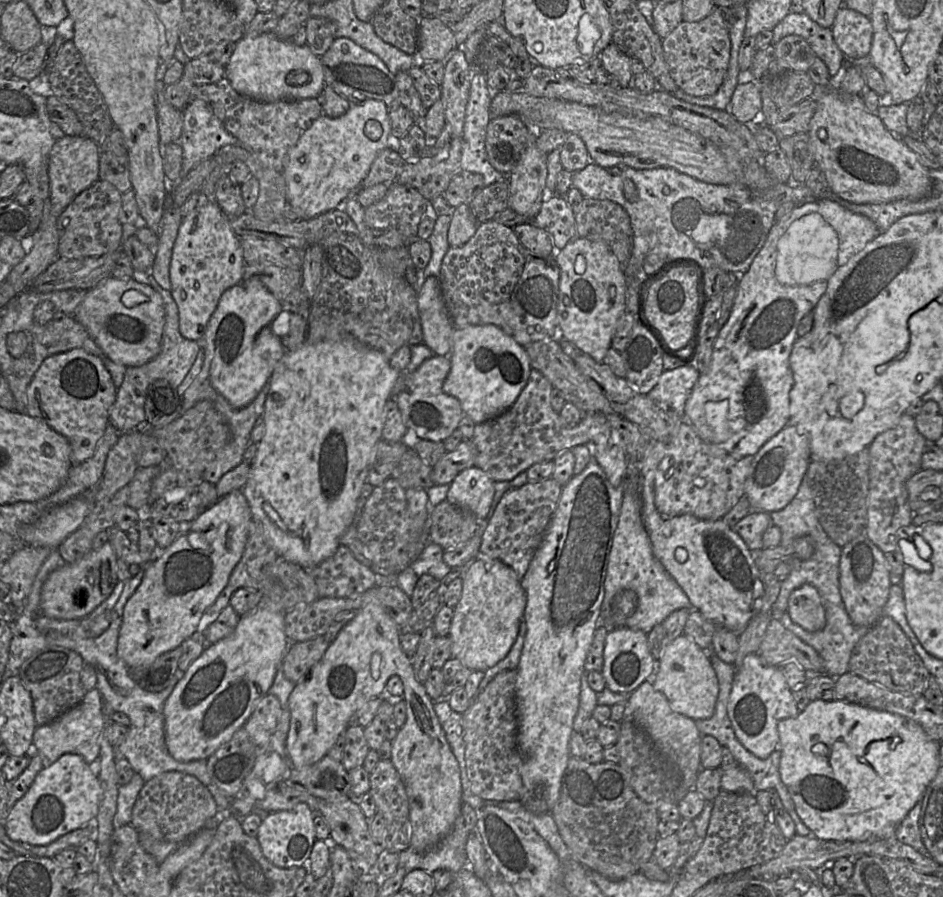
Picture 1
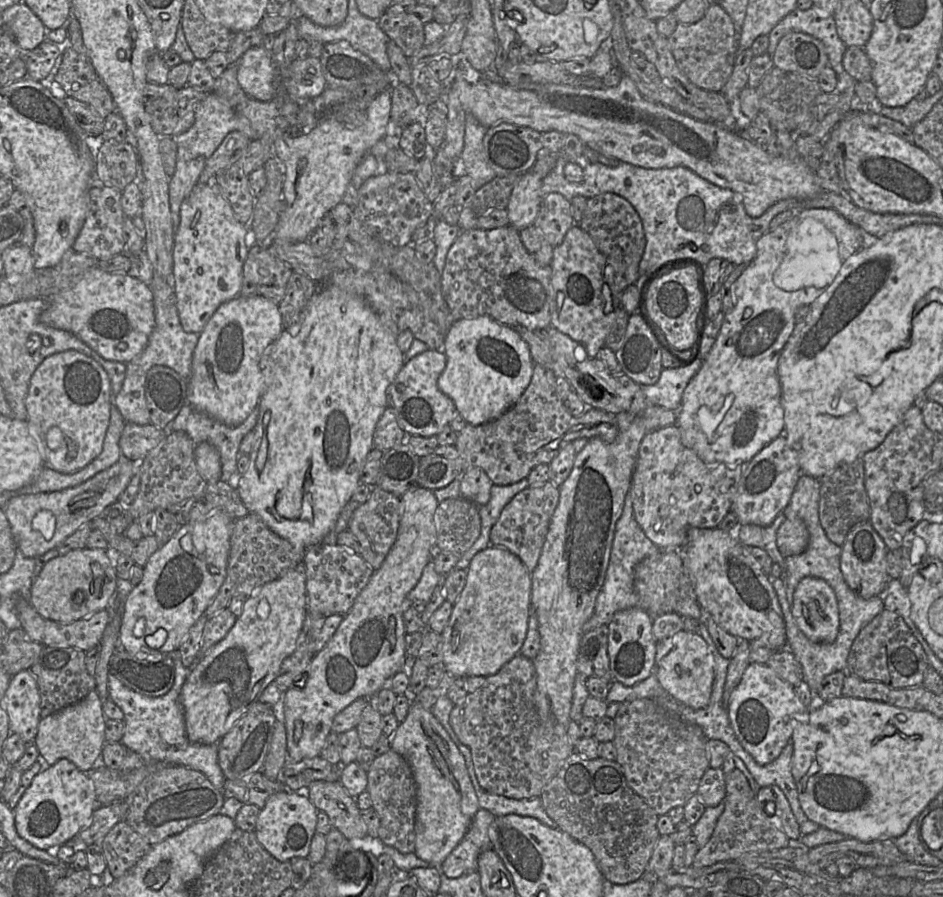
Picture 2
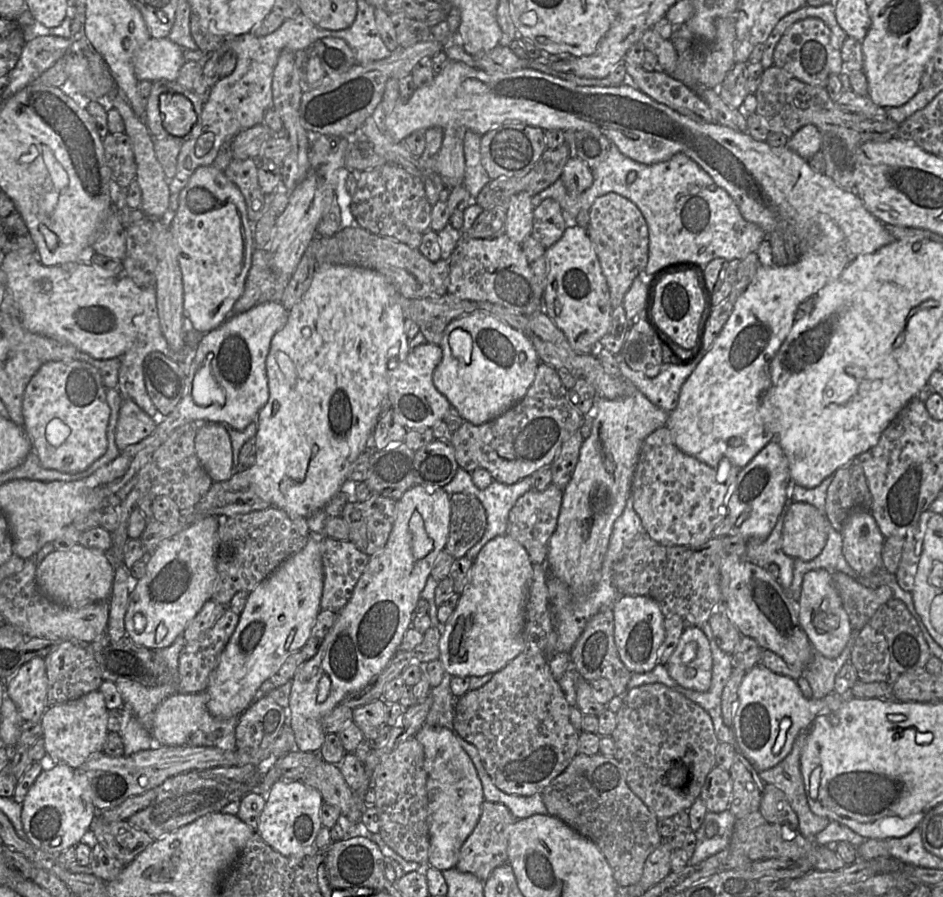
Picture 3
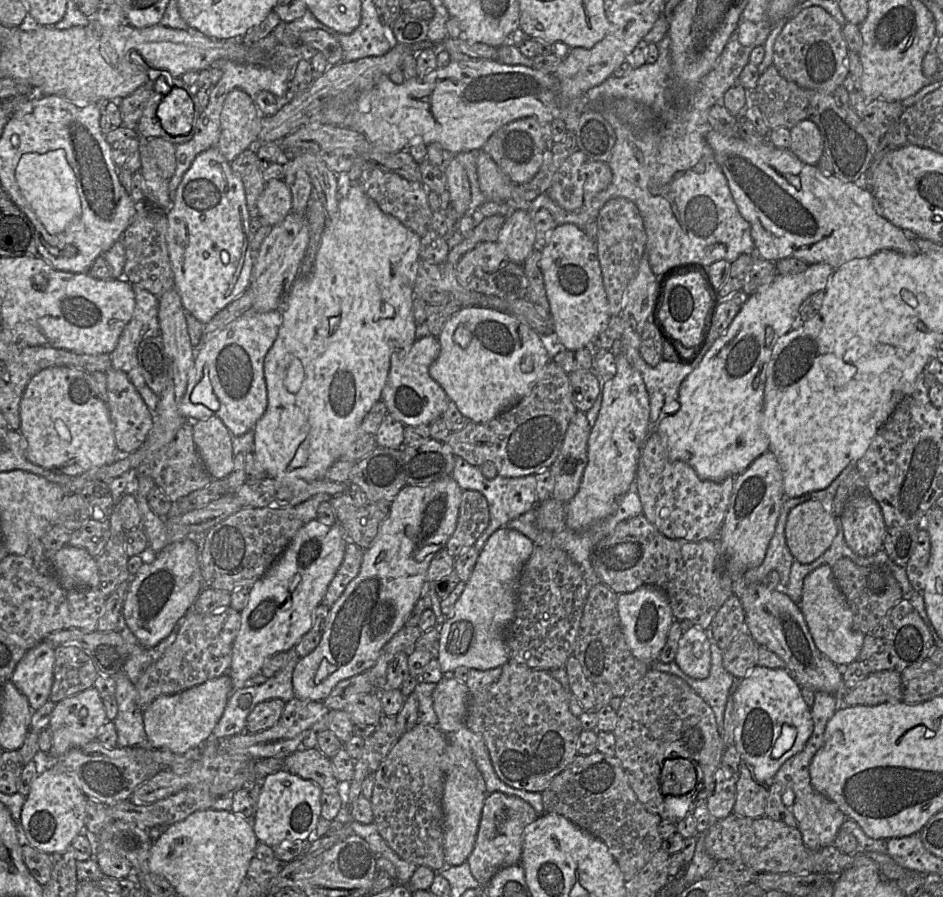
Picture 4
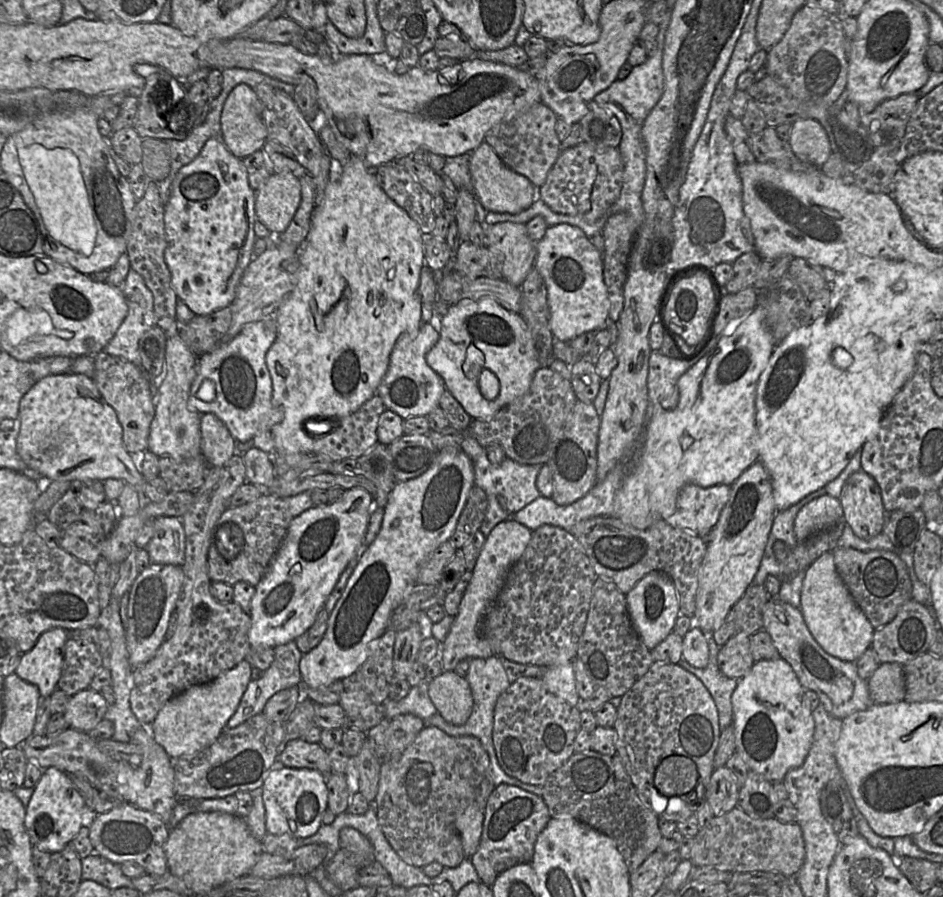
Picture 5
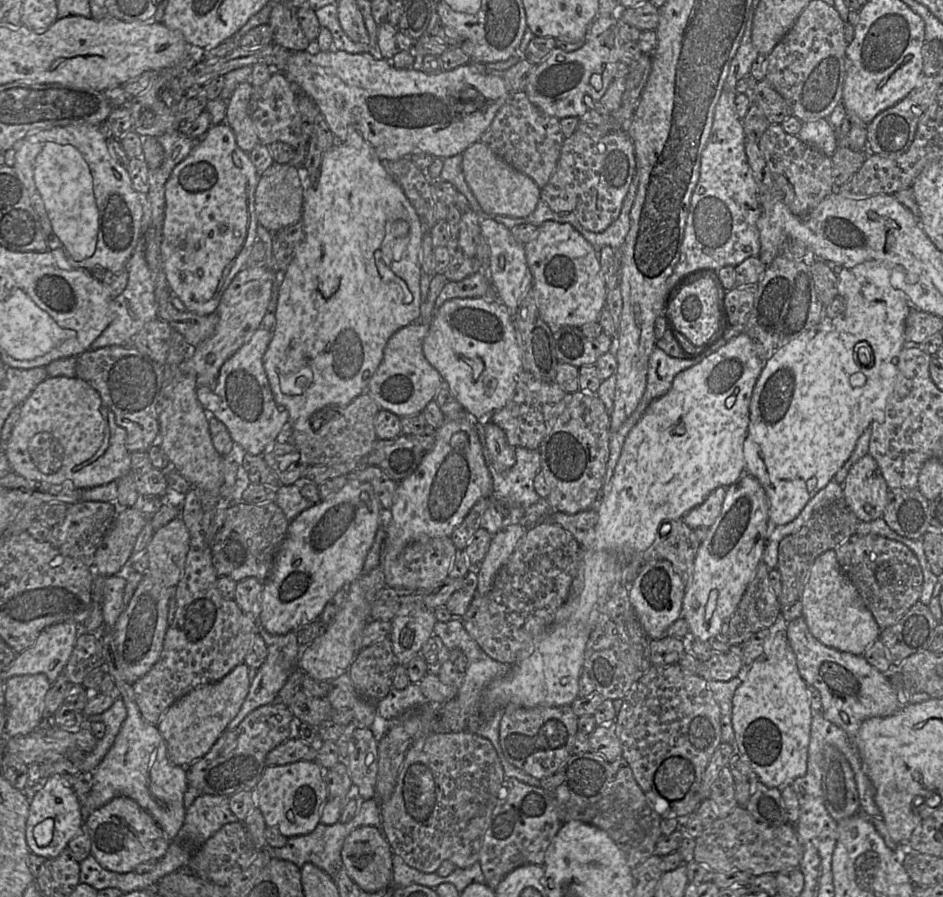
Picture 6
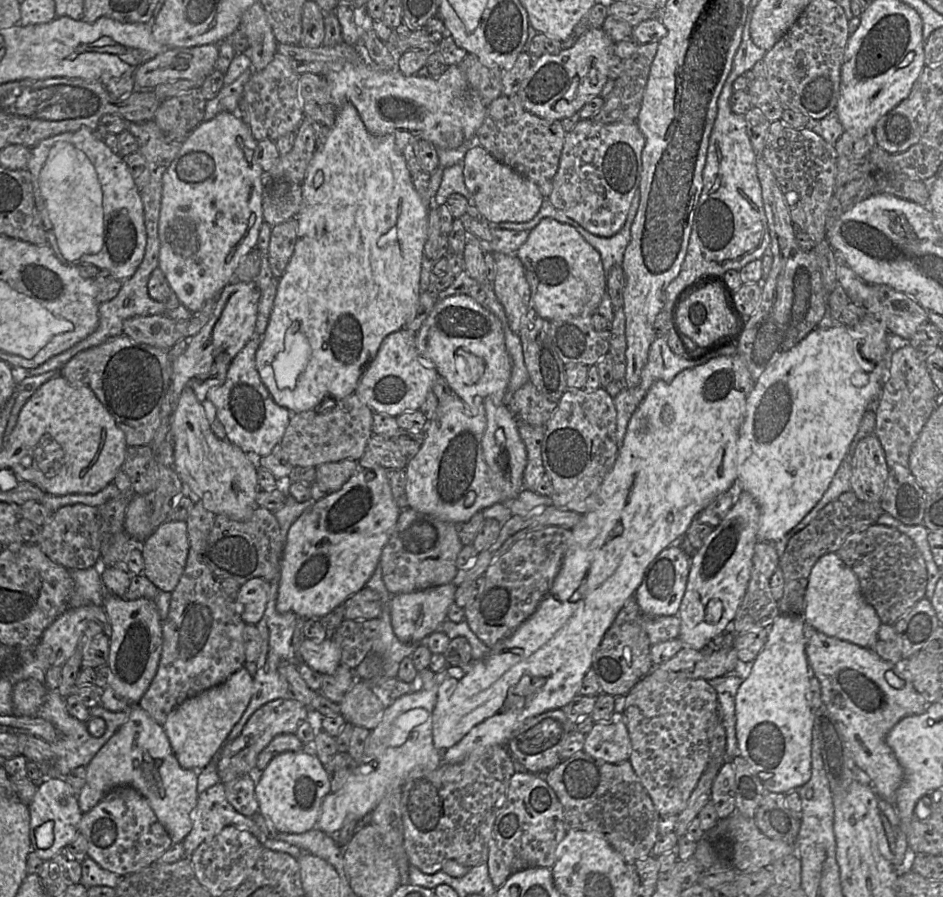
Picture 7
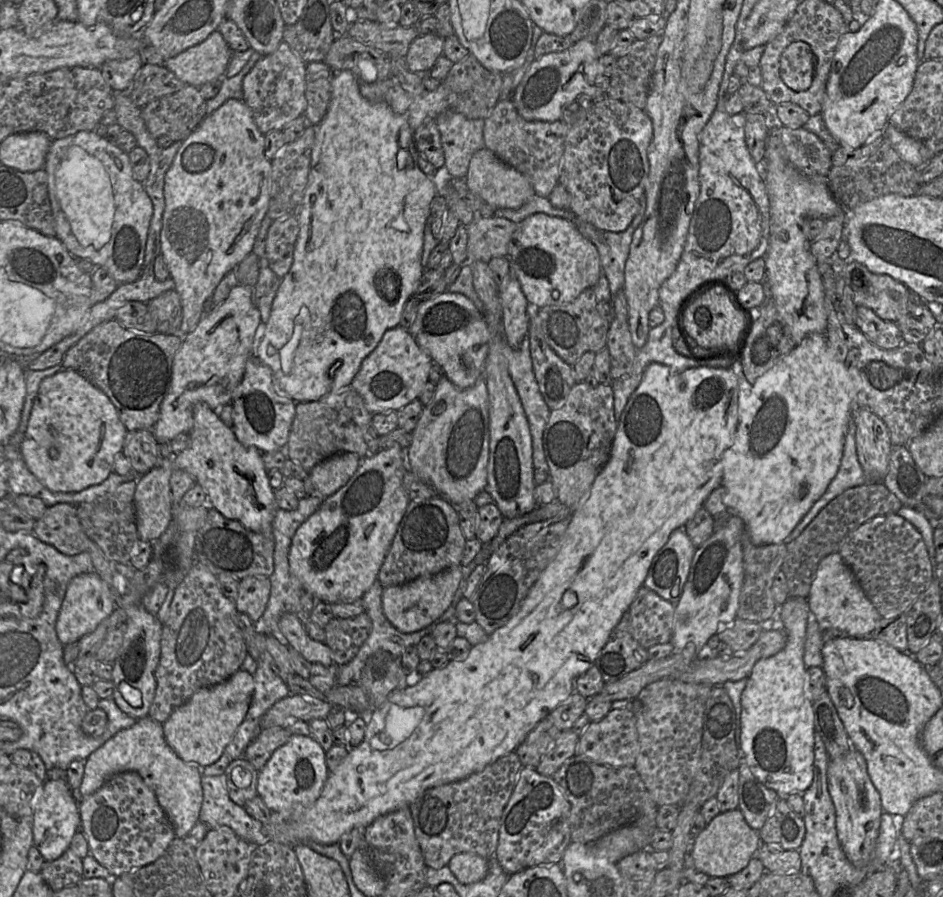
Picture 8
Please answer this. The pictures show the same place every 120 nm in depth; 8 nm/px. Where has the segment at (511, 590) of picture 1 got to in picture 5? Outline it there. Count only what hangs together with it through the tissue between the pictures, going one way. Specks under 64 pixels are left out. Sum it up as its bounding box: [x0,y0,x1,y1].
[443,519,532,671]

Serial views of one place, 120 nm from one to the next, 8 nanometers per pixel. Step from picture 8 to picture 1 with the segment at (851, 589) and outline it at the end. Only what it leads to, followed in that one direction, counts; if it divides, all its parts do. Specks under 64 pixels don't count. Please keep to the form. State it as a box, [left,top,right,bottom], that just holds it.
[786,584,826,632]

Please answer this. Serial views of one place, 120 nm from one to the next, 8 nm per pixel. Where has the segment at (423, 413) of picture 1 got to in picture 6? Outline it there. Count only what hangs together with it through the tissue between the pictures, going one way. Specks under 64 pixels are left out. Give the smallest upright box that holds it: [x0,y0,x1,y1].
[367,322,442,418]

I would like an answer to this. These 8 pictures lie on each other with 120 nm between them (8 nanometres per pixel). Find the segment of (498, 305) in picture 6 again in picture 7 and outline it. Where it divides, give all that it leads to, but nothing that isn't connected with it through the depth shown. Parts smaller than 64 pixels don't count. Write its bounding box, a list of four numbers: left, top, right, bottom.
[416,294,511,405]

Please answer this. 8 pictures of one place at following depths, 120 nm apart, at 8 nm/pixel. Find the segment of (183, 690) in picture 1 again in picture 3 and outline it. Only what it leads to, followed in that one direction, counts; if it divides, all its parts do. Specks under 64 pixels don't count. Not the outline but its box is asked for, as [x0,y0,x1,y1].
[205,534,324,718]

